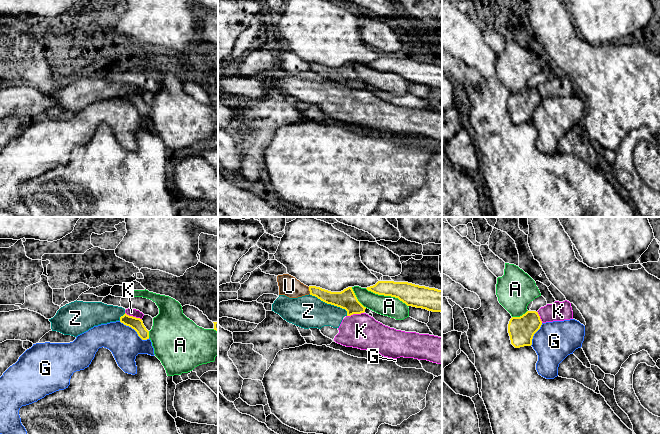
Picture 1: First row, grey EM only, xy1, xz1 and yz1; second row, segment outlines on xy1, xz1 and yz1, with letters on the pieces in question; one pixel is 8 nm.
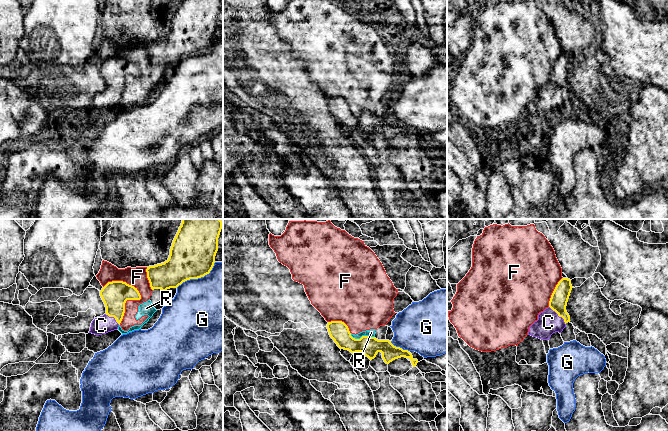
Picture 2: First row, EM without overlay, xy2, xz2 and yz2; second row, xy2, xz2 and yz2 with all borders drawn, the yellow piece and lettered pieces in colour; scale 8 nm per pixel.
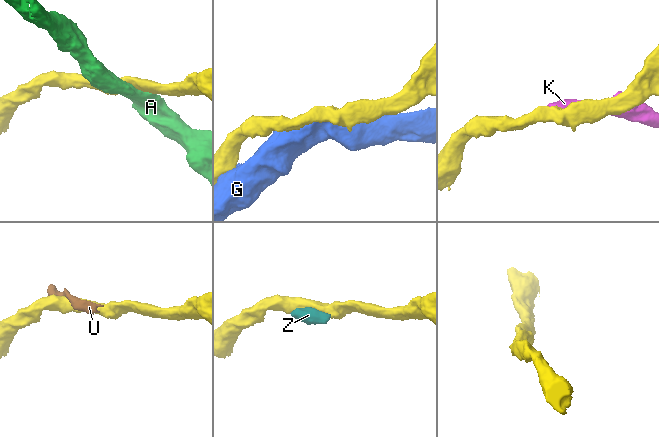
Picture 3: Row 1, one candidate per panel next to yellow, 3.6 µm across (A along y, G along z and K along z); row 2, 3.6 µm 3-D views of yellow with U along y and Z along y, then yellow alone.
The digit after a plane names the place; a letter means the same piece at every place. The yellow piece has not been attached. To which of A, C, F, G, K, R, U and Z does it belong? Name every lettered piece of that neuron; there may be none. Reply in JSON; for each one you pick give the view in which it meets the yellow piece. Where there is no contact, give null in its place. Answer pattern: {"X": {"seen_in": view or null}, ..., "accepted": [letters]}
{"C": {"seen_in": "yz2"}, "accepted": ["C"]}

